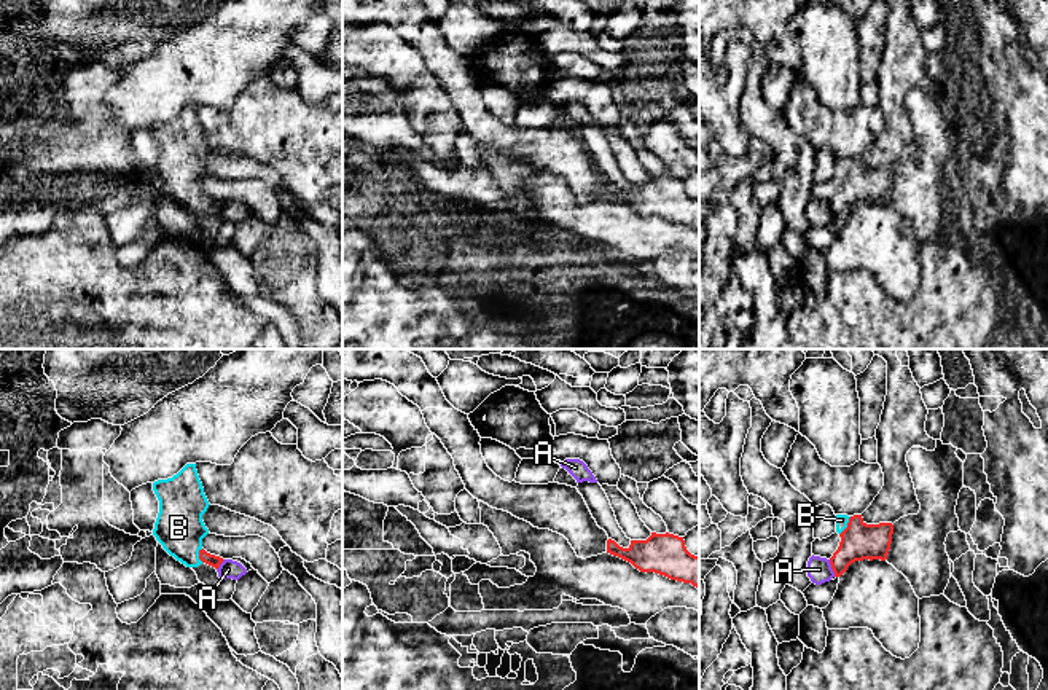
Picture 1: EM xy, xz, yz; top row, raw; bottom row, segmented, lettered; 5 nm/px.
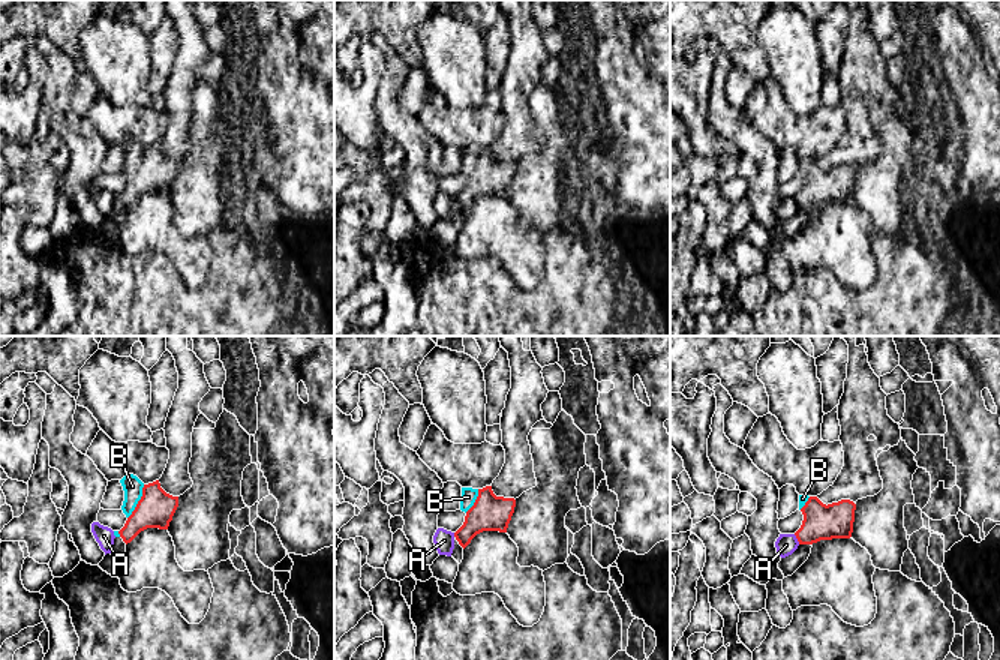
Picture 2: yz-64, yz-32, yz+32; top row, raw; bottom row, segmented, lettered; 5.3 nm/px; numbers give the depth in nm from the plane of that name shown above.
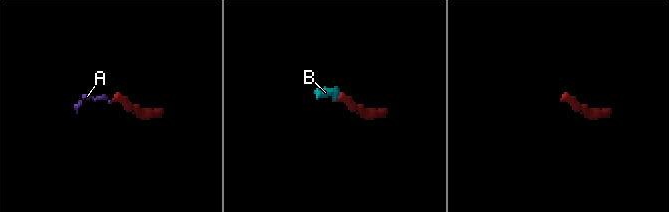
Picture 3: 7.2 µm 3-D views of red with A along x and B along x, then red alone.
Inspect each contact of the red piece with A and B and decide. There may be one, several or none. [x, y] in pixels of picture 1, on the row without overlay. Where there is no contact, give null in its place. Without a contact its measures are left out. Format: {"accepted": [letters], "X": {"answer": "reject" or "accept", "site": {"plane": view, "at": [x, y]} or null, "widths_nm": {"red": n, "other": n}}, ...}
{"accepted": ["B"], "A": {"answer": "reject", "site": {"plane": "yz", "at": [832, 211]}, "widths_nm": {"red": 190, "other": 130}}, "B": {"answer": "accept", "site": {"plane": "yz", "at": [848, 169]}, "widths_nm": {"red": 190, "other": 60}}}

